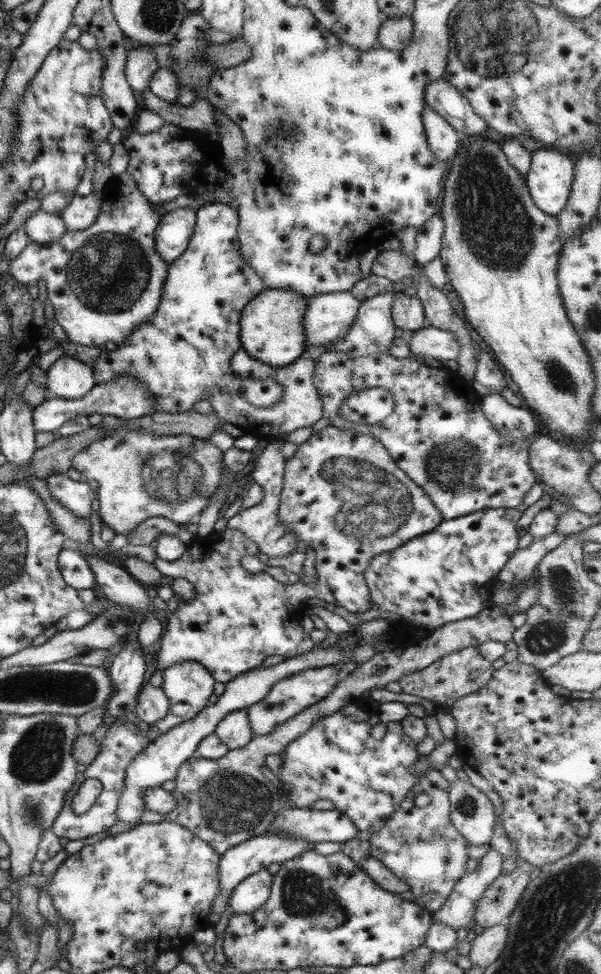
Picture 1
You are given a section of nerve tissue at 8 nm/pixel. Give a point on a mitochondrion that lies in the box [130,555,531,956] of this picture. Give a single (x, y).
(230, 803)

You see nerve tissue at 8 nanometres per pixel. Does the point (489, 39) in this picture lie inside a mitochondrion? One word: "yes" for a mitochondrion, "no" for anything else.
yes

